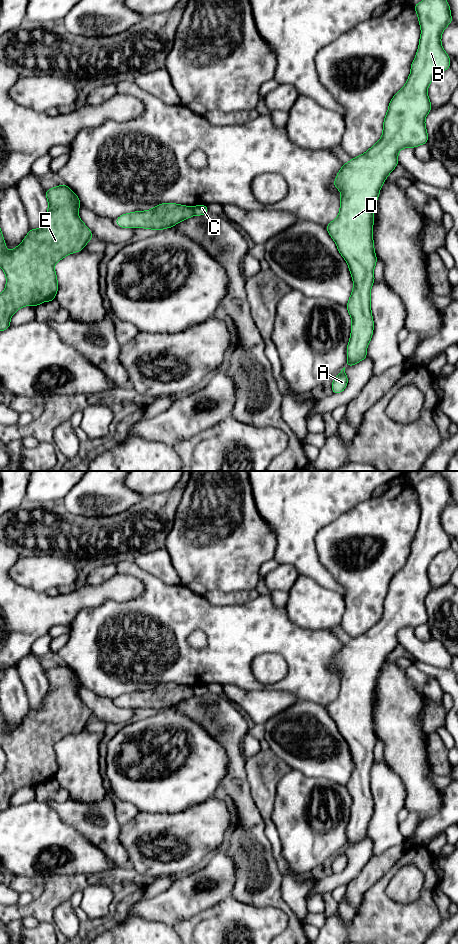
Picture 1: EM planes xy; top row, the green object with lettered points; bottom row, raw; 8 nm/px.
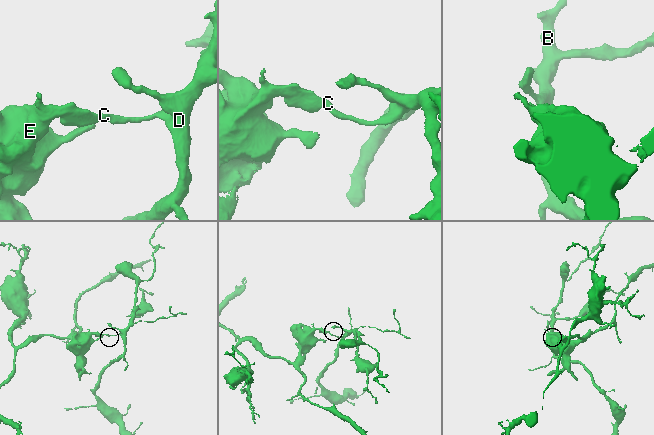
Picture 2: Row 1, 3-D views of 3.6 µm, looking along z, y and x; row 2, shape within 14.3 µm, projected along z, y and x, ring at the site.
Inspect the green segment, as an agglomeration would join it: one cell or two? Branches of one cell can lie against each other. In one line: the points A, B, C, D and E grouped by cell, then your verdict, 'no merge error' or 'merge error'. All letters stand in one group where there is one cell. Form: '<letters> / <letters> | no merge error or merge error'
A B C D / E | merge error

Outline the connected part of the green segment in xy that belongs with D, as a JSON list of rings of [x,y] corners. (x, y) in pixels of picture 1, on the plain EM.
[[[437,472],[413,487],[417,492],[421,507],[419,527],[411,544],[411,552],[406,564],[389,583],[383,603],[382,617],[364,634],[343,644],[334,660],[334,666],[341,672],[340,691],[337,698],[326,708],[335,721],[338,731],[347,742],[353,757],[353,771],[346,785],[352,799],[346,846],[353,846],[367,838],[366,830],[373,815],[374,802],[371,793],[370,772],[375,761],[373,752],[377,741],[373,723],[373,702],[374,689],[381,666],[399,644],[398,632],[401,629],[427,624],[425,598],[432,588],[427,569],[437,554],[450,548],[450,537],[441,524],[442,512],[452,503],[449,483]]]

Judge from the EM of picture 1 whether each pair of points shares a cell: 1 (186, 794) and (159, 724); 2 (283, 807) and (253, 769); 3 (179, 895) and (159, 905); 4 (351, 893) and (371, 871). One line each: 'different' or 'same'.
1: same
2: different
3: same
4: same

